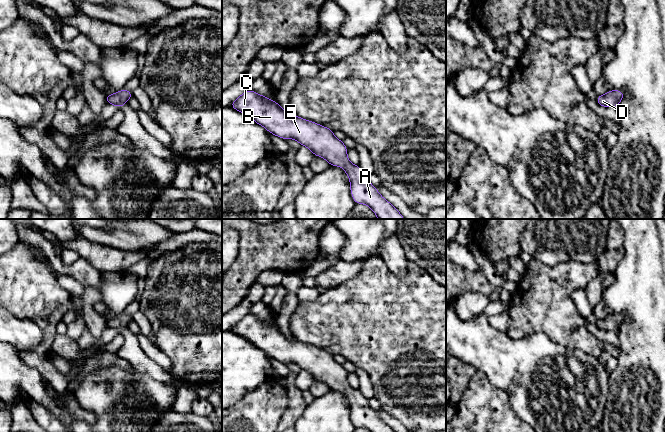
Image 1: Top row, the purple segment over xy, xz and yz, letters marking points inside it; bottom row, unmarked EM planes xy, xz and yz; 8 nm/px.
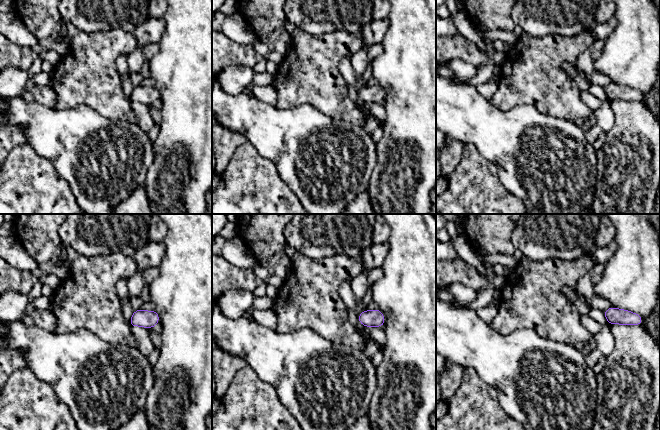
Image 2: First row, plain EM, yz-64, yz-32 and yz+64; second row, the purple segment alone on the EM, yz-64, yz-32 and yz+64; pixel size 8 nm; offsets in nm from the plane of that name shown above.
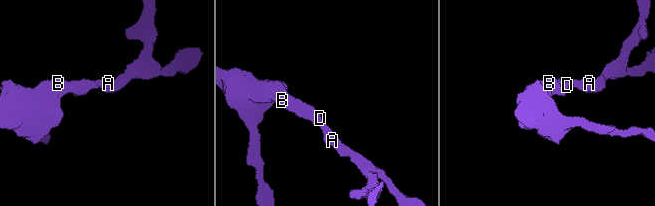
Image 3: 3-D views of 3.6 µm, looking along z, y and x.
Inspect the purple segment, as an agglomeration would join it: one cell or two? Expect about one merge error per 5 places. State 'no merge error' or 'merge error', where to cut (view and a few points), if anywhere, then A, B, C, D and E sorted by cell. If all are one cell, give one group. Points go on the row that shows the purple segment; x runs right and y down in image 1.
no merge error; no cut; A B C D E

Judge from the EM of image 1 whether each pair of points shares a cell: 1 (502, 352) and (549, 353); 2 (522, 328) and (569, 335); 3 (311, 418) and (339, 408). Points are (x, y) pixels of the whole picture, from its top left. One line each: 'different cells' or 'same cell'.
1: same cell
2: same cell
3: same cell

